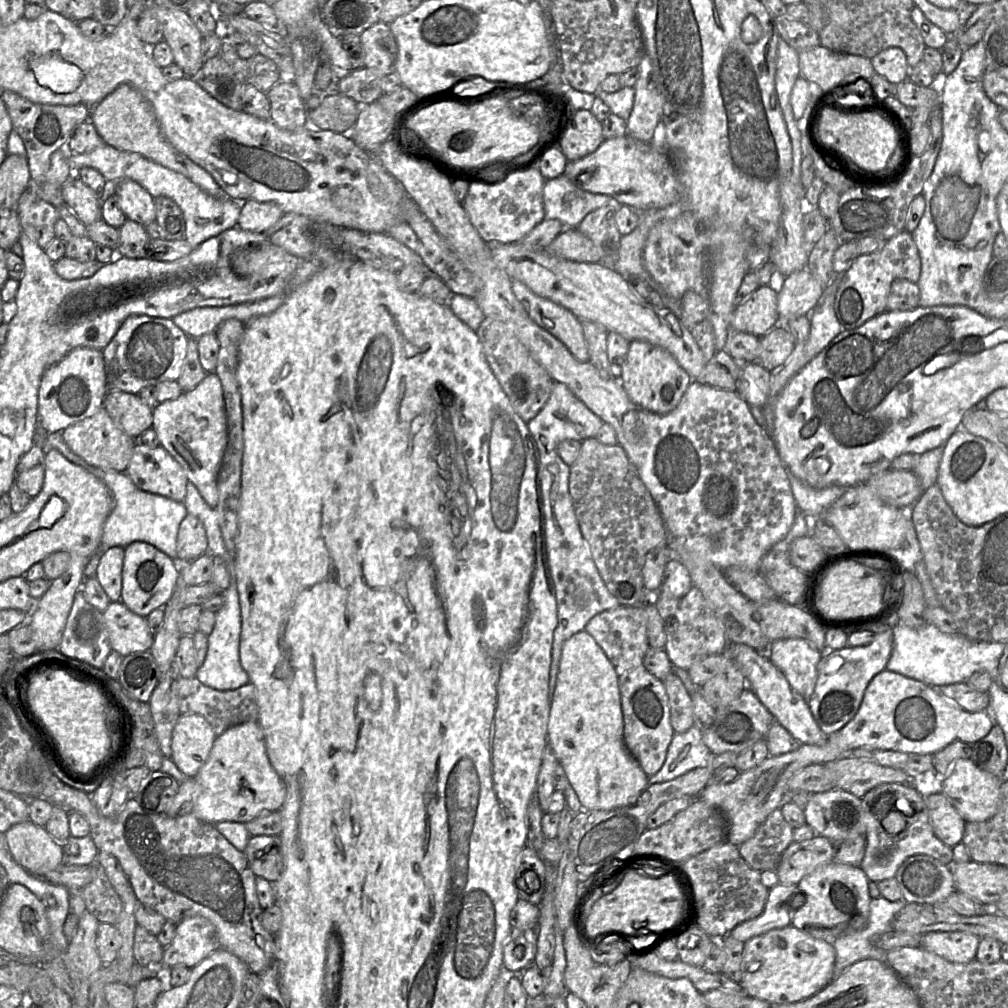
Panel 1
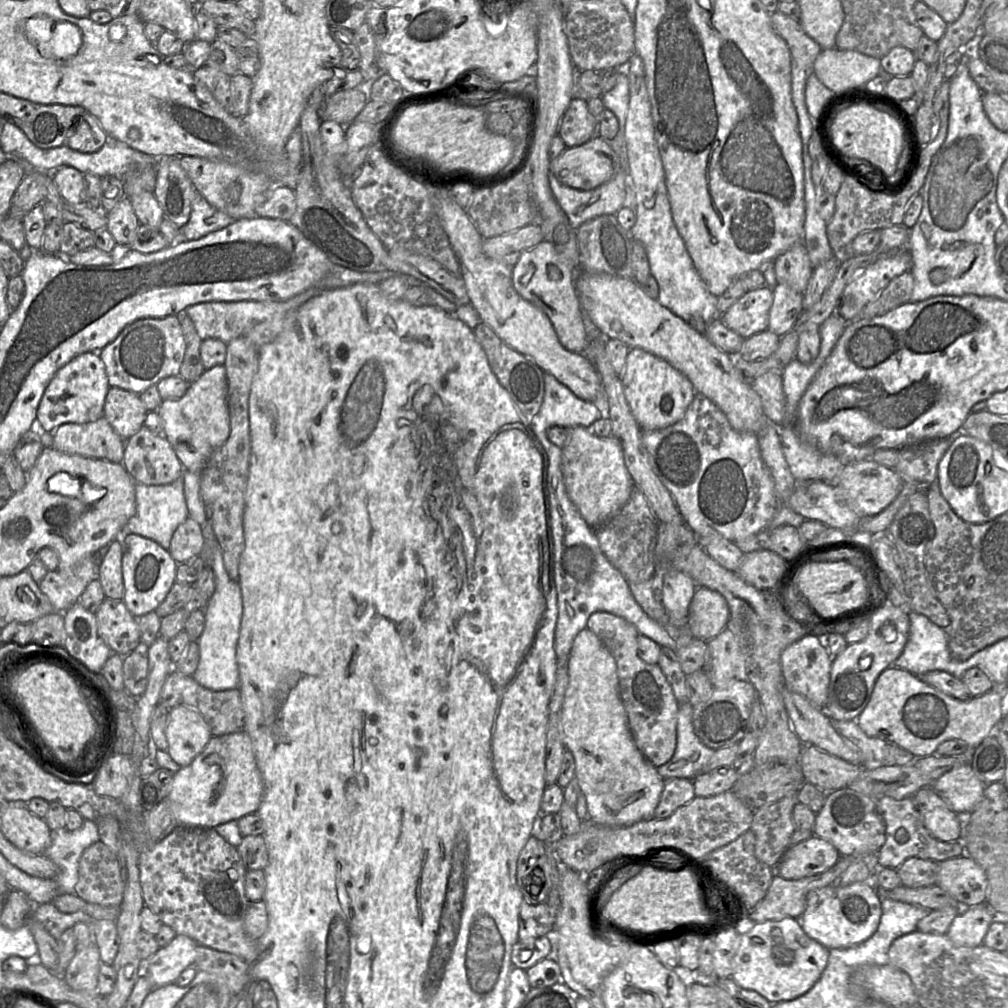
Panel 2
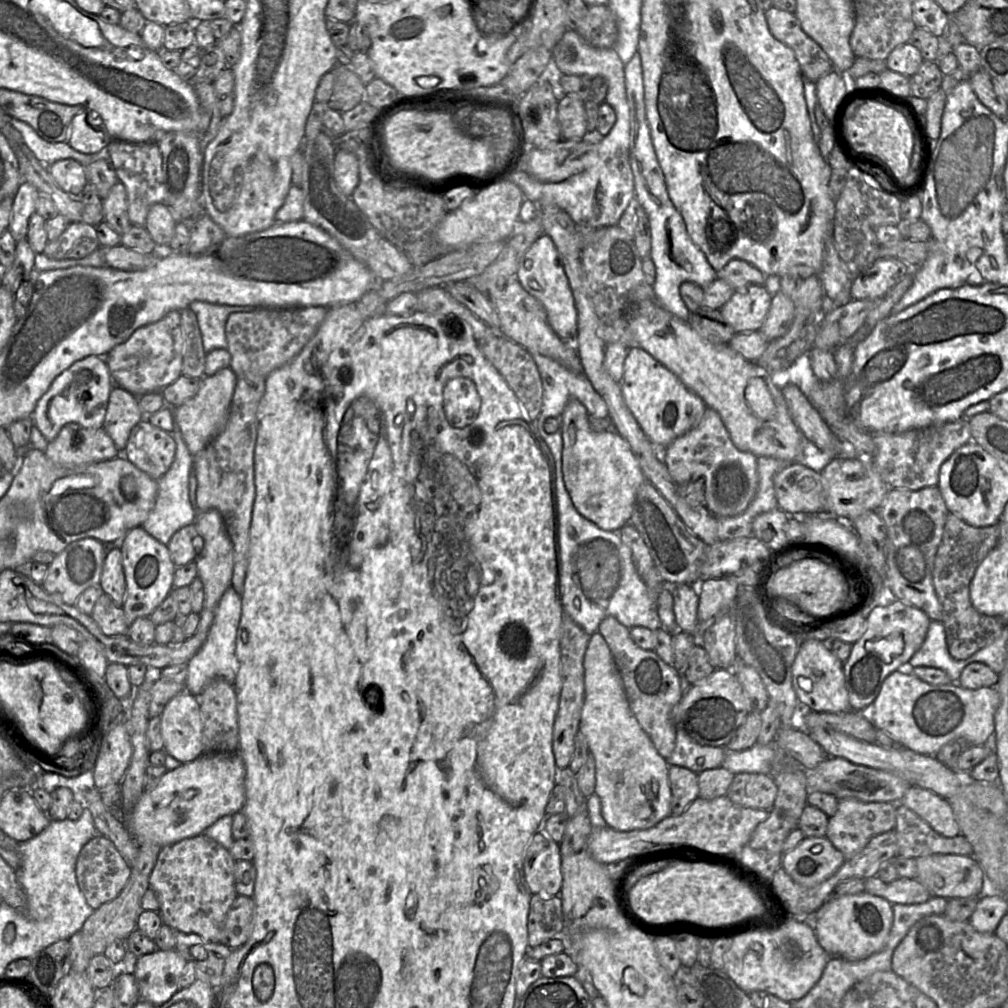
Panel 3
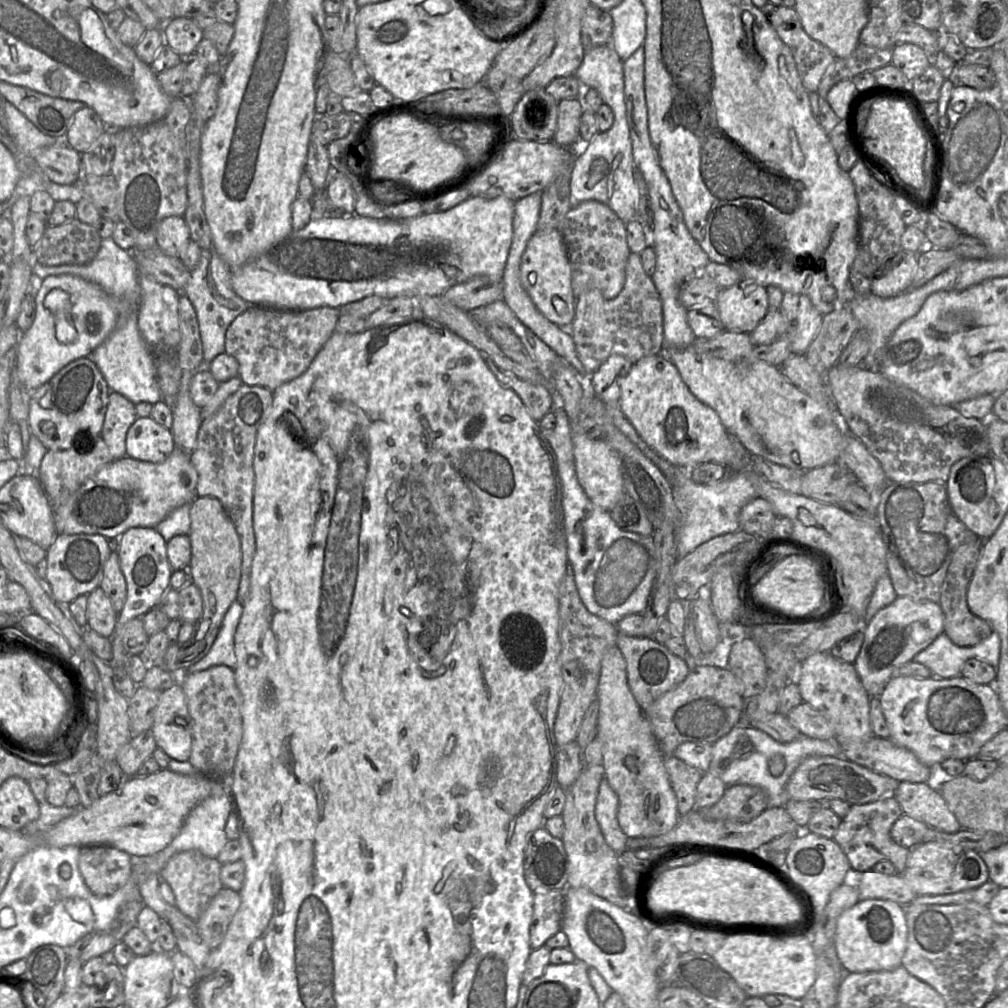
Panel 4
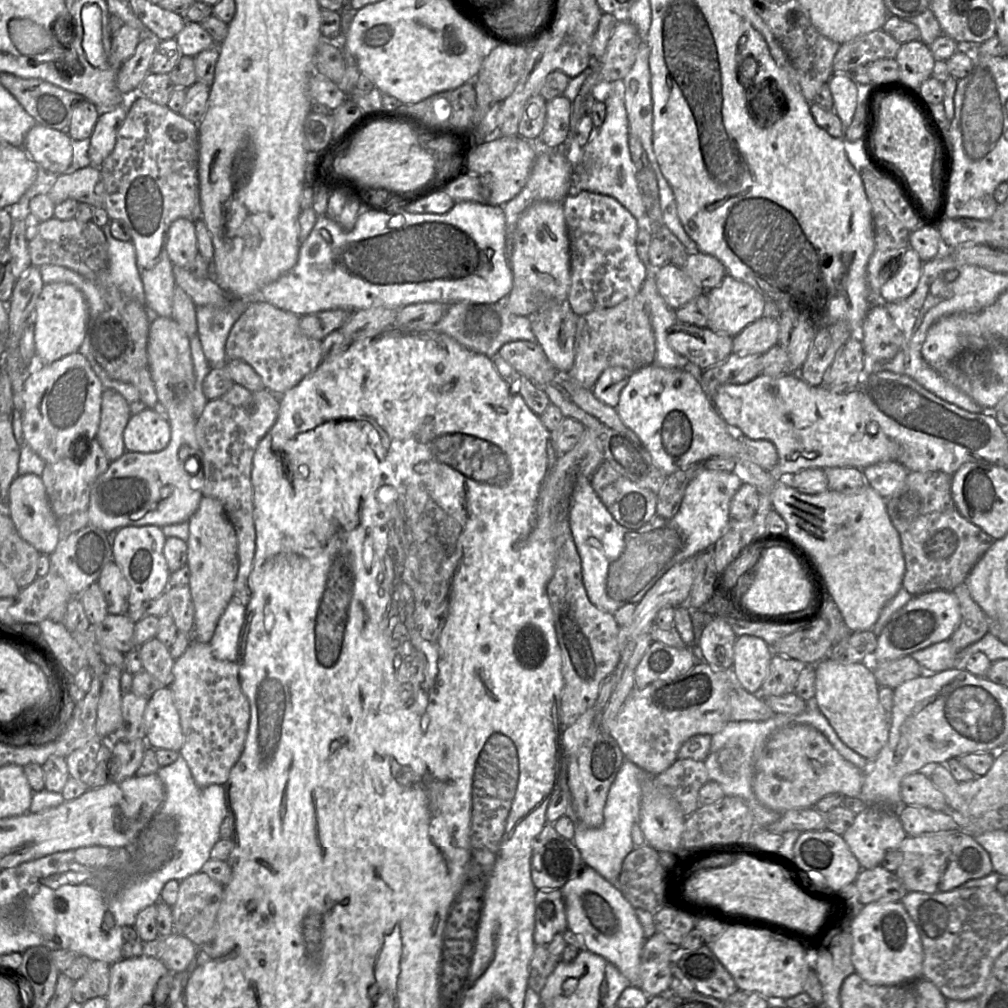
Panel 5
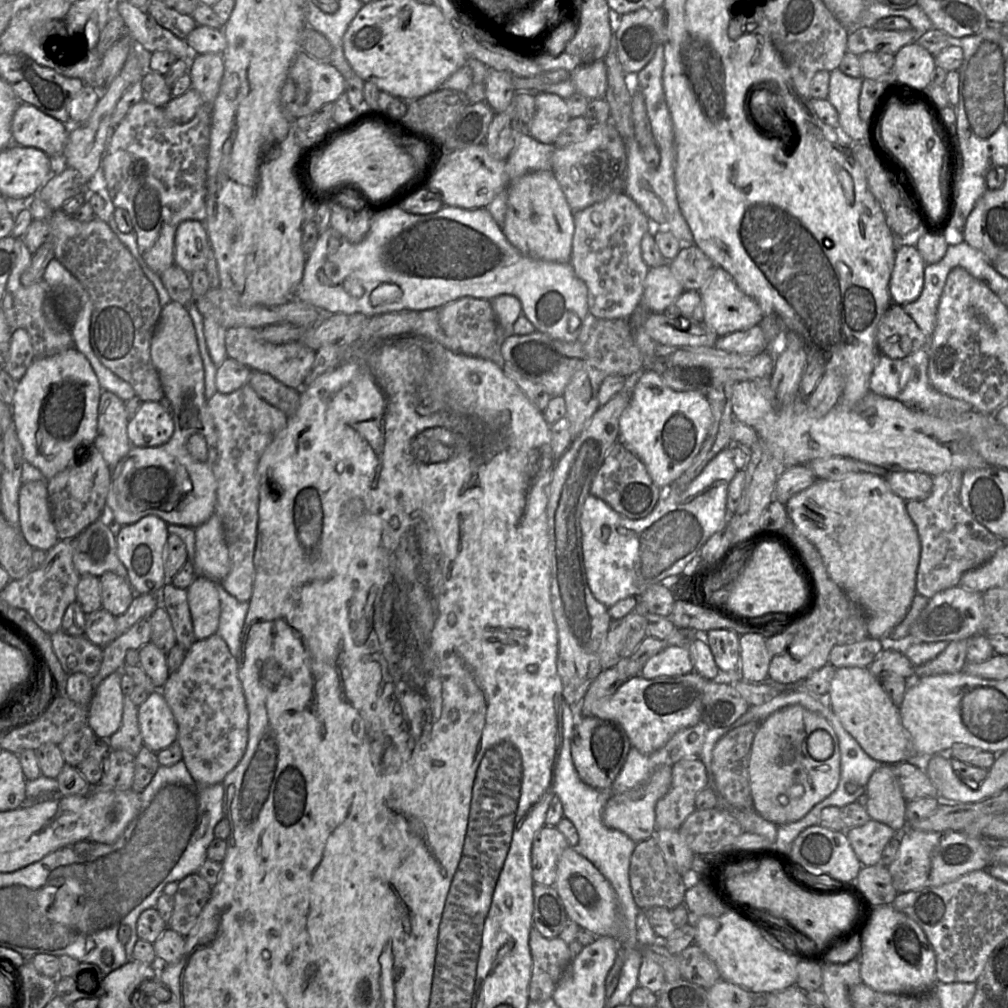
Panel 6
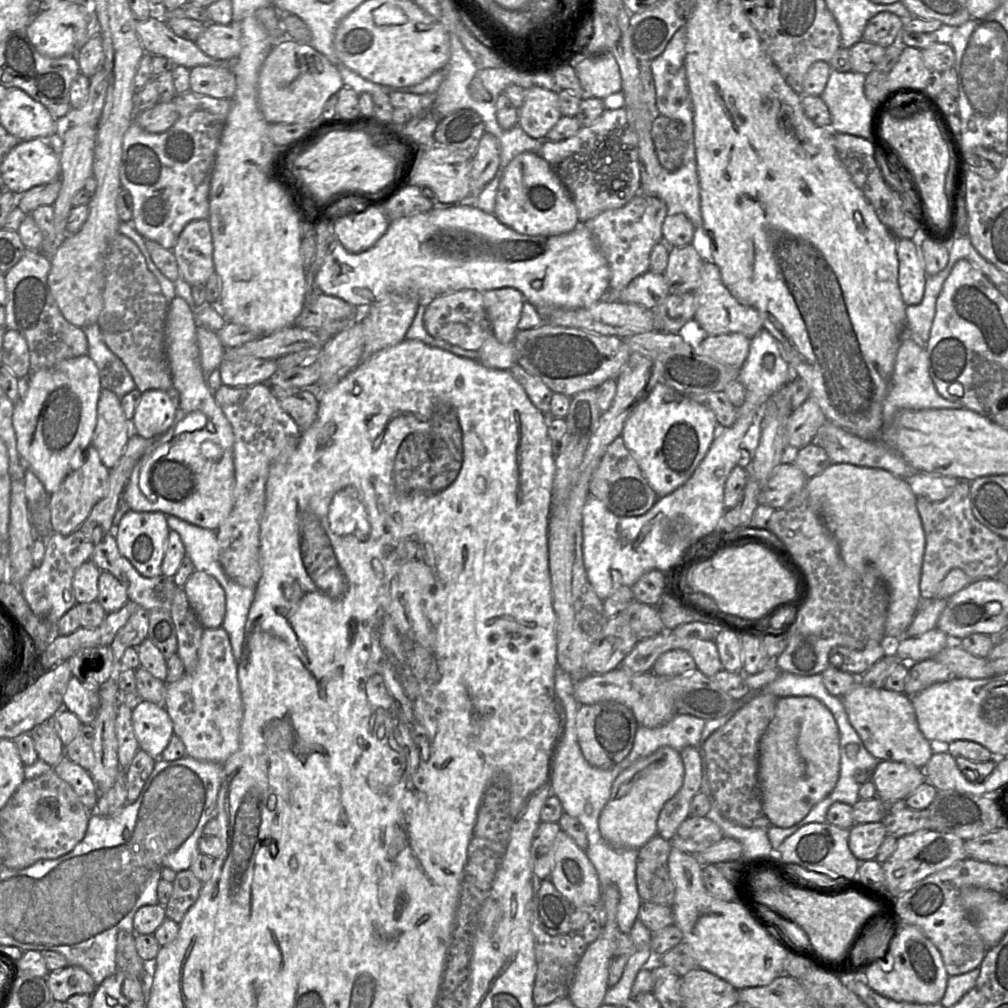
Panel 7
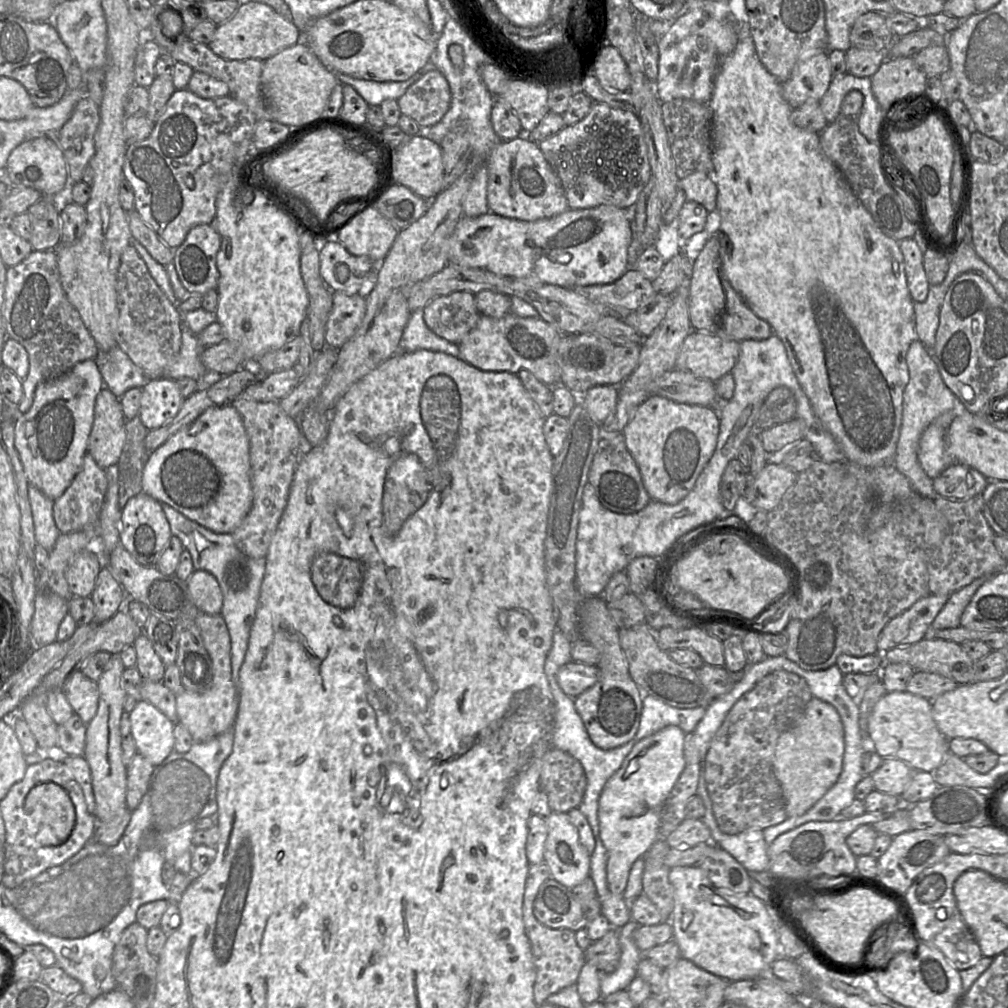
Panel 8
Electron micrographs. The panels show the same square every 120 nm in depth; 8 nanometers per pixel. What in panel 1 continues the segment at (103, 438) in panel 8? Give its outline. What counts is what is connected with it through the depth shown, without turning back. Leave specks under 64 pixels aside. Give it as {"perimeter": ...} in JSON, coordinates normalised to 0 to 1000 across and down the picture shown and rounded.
{"perimeter":[[[107,388],[102,404],[115,422],[133,436],[140,434],[152,422],[152,405],[137,391]]]}

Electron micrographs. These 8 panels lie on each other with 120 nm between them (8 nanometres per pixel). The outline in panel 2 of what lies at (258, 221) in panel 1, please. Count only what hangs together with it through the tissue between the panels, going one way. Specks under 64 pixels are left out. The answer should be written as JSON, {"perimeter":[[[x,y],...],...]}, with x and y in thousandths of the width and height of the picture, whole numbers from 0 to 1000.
{"perimeter":[[[279,184],[273,185],[265,197],[253,207],[254,215],[286,219],[294,208],[292,188]]]}

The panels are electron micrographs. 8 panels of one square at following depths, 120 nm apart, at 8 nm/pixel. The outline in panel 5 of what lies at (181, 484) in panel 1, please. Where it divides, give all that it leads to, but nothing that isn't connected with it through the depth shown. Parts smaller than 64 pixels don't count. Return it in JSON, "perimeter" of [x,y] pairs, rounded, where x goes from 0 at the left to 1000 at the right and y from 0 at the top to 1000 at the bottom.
{"perimeter":[[[151,405],[131,412],[123,427],[125,447],[154,449],[163,446],[170,435],[170,424]]]}

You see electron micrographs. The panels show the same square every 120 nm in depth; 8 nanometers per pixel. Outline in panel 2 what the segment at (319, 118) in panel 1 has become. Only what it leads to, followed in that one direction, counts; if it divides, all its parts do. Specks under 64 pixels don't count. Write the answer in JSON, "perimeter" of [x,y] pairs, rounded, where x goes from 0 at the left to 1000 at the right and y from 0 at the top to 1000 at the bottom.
{"perimeter":[[[362,80],[360,83],[350,88],[339,89],[329,93],[327,96],[322,95],[323,108],[319,112],[318,119],[331,120],[339,125],[348,123],[355,113],[359,110],[362,103],[367,100],[367,86],[370,80]]]}

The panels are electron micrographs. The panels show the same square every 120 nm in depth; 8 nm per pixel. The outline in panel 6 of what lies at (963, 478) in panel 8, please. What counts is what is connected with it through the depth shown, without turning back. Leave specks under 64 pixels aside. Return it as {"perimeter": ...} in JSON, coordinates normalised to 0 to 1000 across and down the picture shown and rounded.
{"perimeter":[[[882,466],[876,473],[883,485],[898,497],[920,494],[926,482],[926,473],[916,468]]]}

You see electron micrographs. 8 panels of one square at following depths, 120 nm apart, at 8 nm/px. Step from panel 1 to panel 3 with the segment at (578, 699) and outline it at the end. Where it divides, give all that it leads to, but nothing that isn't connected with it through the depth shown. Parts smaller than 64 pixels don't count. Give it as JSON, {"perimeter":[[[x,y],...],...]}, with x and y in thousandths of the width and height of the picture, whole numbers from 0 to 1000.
{"perimeter":[[[593,627],[585,630],[578,661],[580,688],[574,725],[580,730],[584,747],[590,755],[589,787],[596,795],[596,809],[601,818],[608,823],[623,825],[644,822],[665,810],[666,783],[662,754],[653,747],[644,730],[628,710],[605,644]]]}

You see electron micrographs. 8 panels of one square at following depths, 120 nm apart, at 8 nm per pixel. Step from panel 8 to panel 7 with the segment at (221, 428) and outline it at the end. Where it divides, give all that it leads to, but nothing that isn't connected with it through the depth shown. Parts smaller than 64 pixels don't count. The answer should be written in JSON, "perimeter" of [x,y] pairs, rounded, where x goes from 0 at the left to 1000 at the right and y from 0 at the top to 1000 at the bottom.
{"perimeter":[[[179,294],[167,303],[164,344],[171,383],[178,389],[174,419],[161,433],[148,436],[152,438],[133,463],[123,495],[131,507],[161,508],[214,527],[232,502],[233,434],[199,364],[193,313]]]}

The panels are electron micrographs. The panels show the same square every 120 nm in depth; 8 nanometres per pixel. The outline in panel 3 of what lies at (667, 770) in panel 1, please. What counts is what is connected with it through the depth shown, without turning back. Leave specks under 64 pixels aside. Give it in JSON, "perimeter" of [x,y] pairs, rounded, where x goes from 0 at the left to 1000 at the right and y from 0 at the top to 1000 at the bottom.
{"perimeter":[[[671,724],[671,737],[666,750],[662,752],[664,760],[674,760],[689,768],[699,764],[716,761],[719,741],[705,741],[690,737],[678,724]]]}

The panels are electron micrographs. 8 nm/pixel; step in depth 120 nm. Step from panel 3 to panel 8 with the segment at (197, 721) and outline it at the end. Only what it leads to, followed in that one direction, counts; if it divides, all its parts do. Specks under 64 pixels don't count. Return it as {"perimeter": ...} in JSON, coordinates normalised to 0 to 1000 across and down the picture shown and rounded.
{"perimeter":[[[142,693],[136,695],[128,713],[136,747],[158,759],[173,744],[173,716]]]}

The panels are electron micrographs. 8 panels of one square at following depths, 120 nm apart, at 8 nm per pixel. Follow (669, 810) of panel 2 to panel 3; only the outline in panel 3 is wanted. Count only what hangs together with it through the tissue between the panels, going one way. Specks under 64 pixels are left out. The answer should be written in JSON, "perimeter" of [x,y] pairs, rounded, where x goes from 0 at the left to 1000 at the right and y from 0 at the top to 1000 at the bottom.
{"perimeter":[[[666,759],[663,772],[666,783],[664,809],[674,810],[693,791],[692,769],[684,763]]]}

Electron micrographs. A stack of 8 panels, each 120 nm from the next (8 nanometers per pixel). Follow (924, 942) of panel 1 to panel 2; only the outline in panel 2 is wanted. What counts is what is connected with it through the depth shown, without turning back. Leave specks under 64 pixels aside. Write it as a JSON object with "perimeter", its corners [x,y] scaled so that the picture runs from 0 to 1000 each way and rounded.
{"perimeter":[[[976,896],[960,901],[953,901],[938,926],[951,939],[968,939],[975,936],[987,908]]]}

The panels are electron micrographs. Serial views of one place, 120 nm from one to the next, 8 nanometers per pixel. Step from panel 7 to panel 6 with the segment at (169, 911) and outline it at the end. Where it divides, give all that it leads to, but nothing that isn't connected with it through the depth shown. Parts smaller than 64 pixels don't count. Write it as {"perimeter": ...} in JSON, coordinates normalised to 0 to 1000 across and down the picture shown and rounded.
{"perimeter":[[[196,866],[188,867],[177,875],[172,889],[172,905],[166,919],[184,931],[207,894],[209,884],[210,879]]]}

